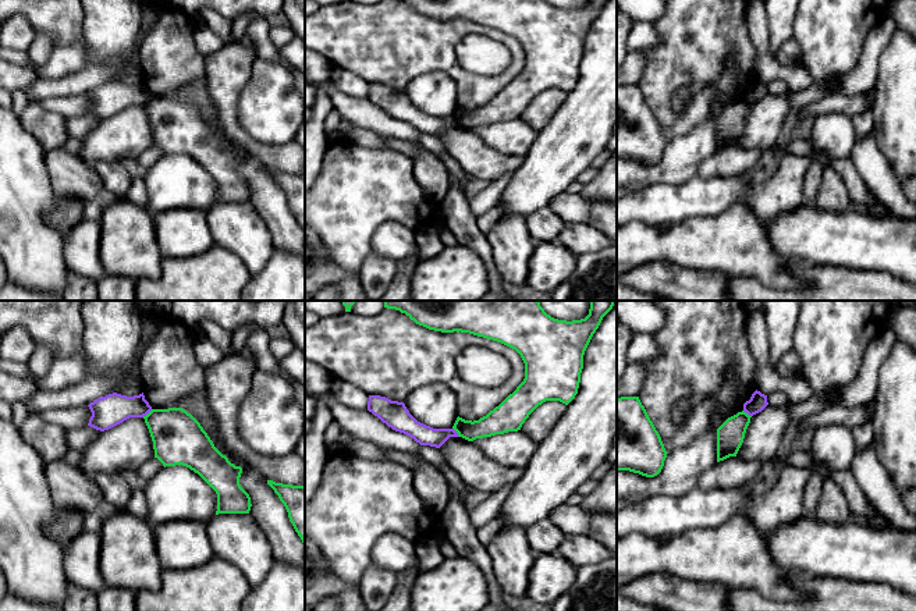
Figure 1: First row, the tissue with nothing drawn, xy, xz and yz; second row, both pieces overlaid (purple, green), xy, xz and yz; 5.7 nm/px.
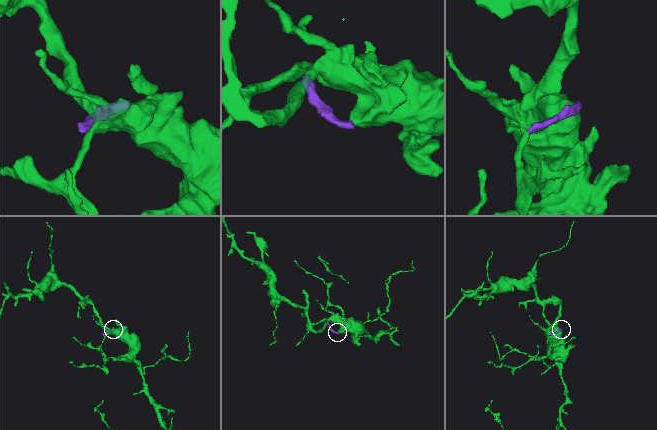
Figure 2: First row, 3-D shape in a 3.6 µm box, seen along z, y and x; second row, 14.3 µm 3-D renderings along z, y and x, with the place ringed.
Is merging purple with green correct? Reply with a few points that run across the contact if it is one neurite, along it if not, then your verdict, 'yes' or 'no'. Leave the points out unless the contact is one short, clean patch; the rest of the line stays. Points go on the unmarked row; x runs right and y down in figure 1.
xy (152, 98), (142, 105) | no

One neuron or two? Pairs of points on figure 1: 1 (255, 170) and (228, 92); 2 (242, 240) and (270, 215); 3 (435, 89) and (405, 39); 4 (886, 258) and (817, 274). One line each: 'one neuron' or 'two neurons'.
1: two neurons
2: two neurons
3: two neurons
4: two neurons

